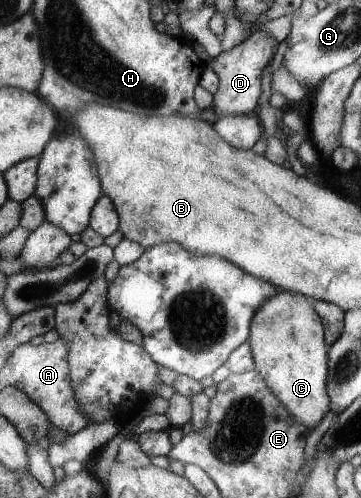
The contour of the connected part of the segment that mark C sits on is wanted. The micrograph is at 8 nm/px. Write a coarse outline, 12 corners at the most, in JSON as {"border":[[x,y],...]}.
{"border":[[281,290],[251,320],[256,370],[301,424],[329,413],[313,300]]}

